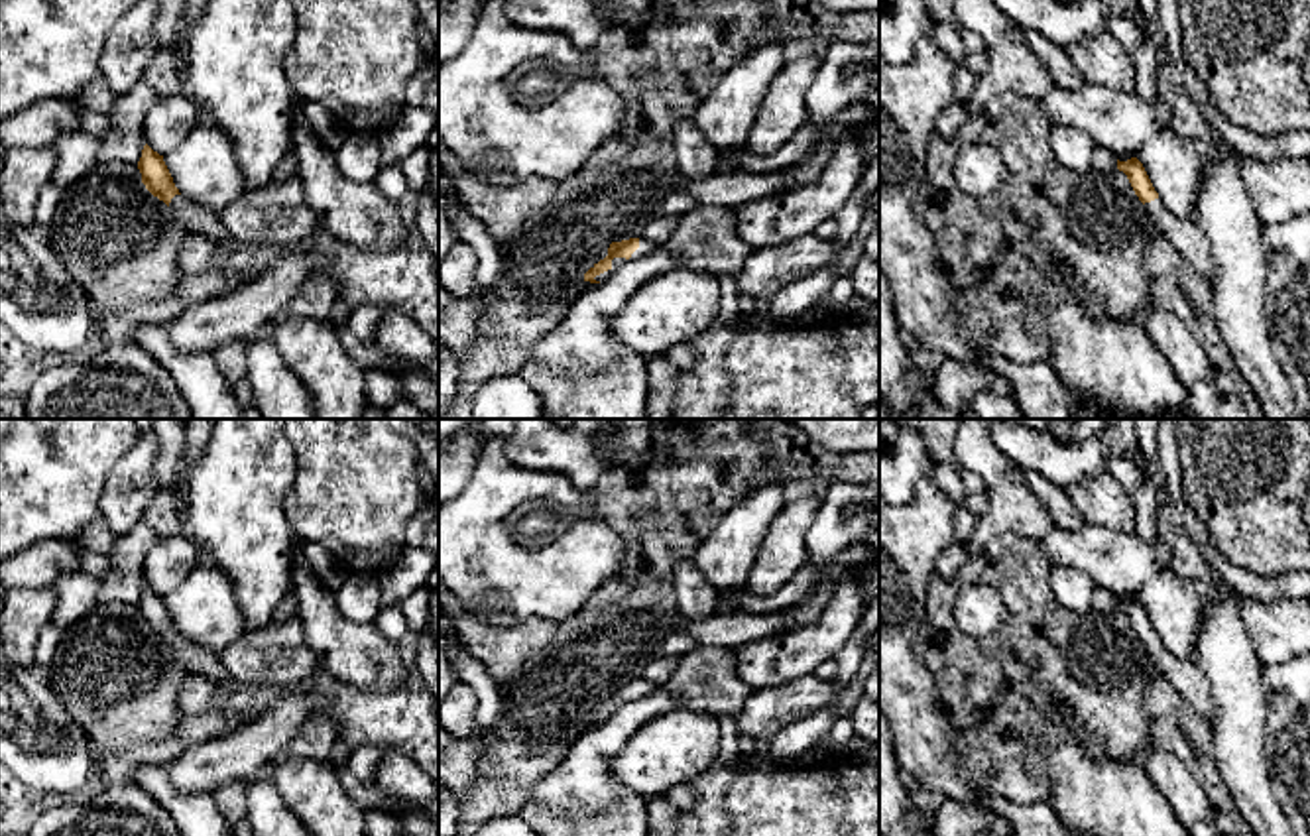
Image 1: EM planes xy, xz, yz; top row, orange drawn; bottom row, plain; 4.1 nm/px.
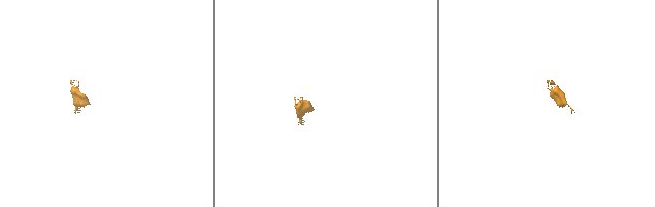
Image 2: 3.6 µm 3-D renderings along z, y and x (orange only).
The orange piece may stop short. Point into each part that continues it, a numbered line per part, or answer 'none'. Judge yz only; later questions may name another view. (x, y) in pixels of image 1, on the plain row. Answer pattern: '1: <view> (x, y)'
1: yz (1189, 679)

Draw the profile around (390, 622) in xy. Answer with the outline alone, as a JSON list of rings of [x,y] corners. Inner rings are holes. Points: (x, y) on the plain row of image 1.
[[[401,606],[382,608],[376,627],[382,635],[397,641],[405,631],[409,631],[407,620],[401,612]]]

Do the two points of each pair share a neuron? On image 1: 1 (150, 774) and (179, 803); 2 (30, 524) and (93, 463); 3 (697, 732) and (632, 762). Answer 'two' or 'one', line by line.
1: one
2: one
3: one

